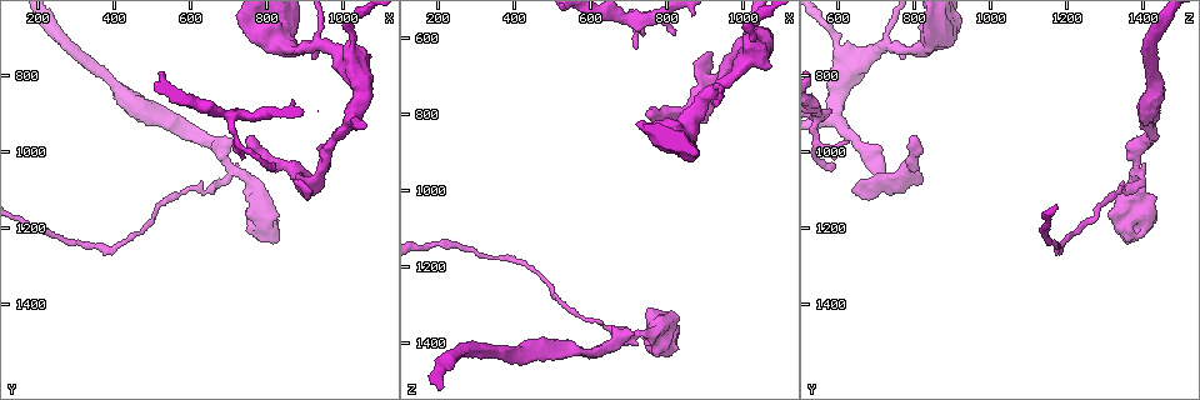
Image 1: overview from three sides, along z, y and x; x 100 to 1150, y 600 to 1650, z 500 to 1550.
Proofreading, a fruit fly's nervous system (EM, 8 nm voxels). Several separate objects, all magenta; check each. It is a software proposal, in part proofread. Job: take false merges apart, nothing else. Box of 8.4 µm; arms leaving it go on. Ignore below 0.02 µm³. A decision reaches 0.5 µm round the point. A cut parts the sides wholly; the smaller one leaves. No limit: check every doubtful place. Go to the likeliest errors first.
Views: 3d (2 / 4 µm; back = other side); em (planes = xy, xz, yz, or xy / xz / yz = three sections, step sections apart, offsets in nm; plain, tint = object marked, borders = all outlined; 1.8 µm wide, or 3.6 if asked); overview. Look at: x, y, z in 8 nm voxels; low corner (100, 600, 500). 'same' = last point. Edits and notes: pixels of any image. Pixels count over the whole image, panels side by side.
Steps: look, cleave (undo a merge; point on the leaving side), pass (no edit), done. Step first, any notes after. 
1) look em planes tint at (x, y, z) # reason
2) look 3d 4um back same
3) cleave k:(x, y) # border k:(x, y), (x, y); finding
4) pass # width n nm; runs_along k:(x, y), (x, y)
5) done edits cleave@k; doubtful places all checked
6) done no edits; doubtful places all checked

look 3d 2um at (715, 1040, 1380) # thin arm on a thick one

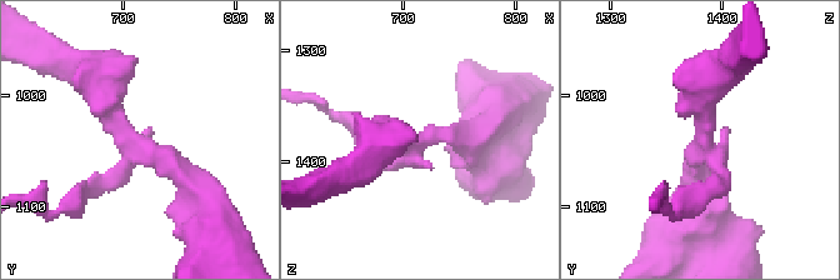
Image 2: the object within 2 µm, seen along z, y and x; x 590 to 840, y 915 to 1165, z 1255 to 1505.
look em xy step 4 tint at (720, 1048, 1378) # arms 3; need the tissue

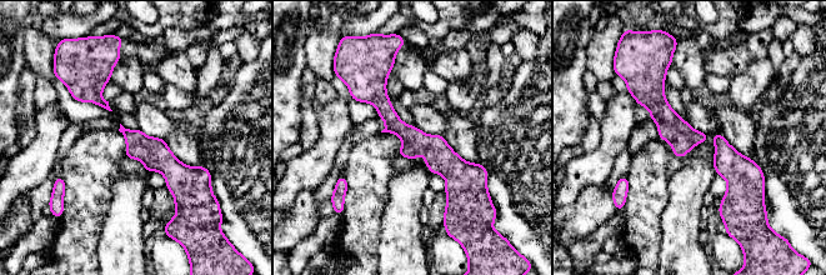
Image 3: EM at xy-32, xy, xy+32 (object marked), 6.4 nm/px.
look em planes tint same

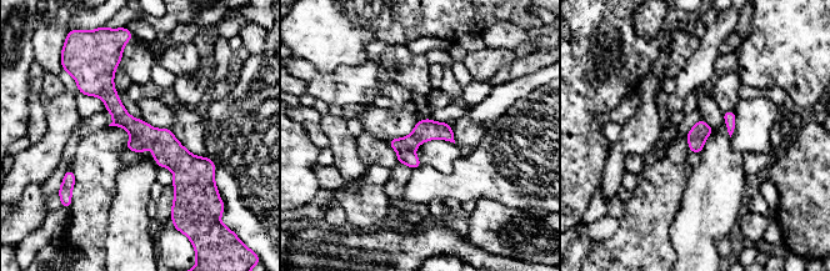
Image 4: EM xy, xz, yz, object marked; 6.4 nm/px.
cleave 4:(409, 157) # width 120 nm; border 4:(413, 149), (403, 149), (398, 152); two neurons meet here

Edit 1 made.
look em 3.6um planes tint at (935, 720, 725) # branch point

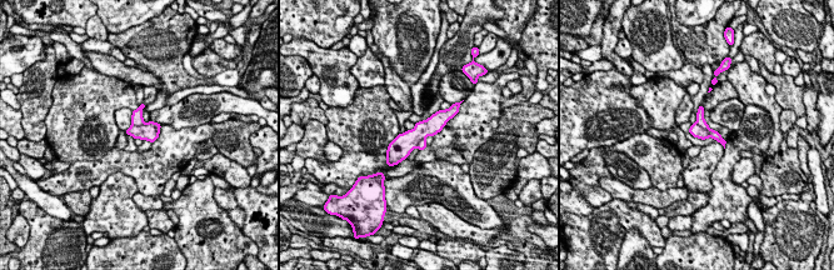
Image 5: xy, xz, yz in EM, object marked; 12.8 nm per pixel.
cleave 5:(700, 121) # two neurons meet here

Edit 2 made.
look overview

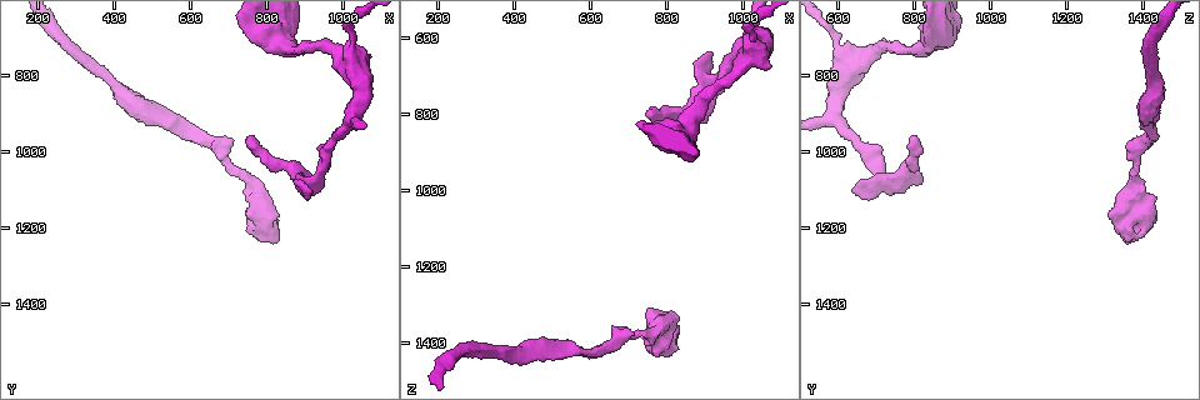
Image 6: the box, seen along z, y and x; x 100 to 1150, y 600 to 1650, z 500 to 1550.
look em 3.6um planes plain at (915, 1080, 715) # abrupt turn

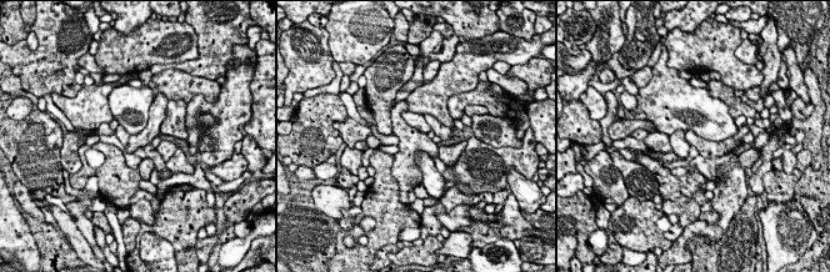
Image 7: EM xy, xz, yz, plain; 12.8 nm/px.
look em 3.6um planes tint same

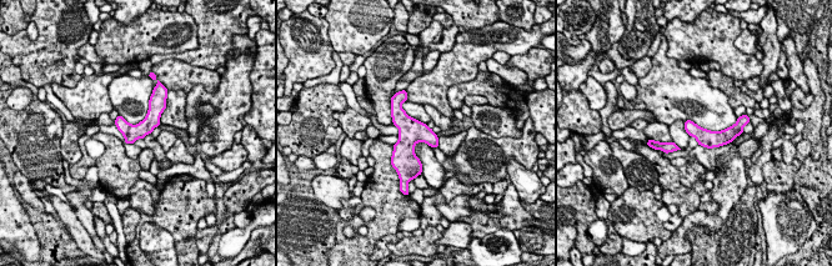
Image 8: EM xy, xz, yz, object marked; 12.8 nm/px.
pass # runs_along 8:(402, 98), (397, 114), (415, 166); all the same neuron

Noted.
done edits cleave@4, cleave@5; doubtful places all checked

